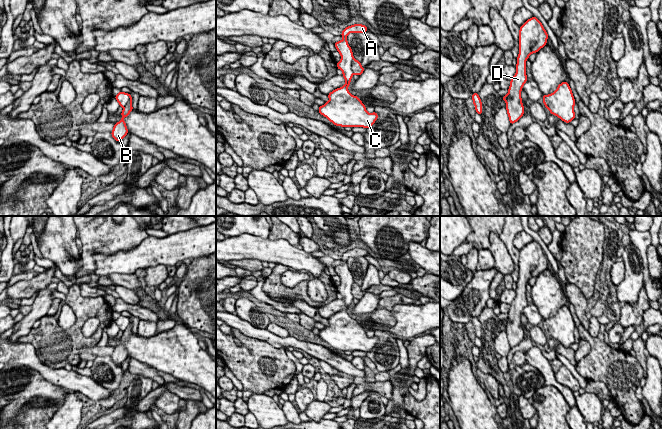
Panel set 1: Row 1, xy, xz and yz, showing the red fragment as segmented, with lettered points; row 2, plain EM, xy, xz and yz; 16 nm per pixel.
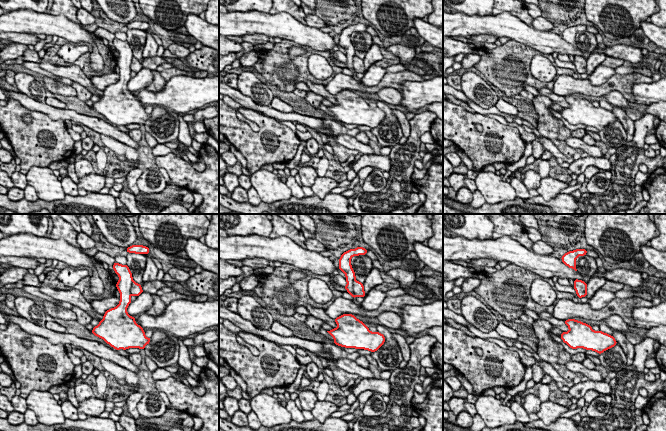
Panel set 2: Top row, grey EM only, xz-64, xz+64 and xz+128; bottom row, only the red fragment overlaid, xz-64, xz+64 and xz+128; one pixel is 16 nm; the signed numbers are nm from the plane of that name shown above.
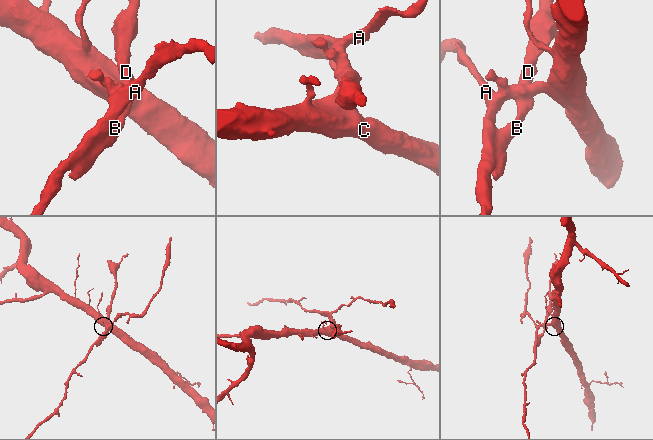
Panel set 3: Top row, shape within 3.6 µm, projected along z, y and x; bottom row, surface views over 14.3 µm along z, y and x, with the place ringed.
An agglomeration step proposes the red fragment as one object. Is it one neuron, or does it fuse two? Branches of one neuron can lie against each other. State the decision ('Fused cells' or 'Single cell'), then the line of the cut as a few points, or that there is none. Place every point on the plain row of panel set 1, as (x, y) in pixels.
Fused cells. Split along xz (353, 282), (351, 294), (354, 297)

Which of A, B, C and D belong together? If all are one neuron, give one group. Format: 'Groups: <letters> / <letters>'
Groups: A C / B D

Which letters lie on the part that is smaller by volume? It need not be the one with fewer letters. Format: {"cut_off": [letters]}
{"cut_off": ["B", "D"]}

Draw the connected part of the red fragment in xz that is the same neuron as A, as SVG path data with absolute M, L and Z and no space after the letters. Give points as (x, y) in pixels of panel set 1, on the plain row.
M362 248L347 250L341 257L343 263L334 268L341 280L341 284L336 287L337 292L342 295L346 307L328 318L329 325L319 330L318 336L336 350L369 352L378 343L376 336L368 337L360 322L348 314L354 298L351 293L354 280L347 260L350 257L365 257L367 254L368 251Z

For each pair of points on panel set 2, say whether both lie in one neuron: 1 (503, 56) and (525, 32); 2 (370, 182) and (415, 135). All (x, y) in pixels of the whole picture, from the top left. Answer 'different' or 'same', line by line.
1: different
2: different

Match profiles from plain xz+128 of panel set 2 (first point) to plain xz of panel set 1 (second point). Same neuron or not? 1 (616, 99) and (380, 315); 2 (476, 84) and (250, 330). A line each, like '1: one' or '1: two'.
1: one
2: two

